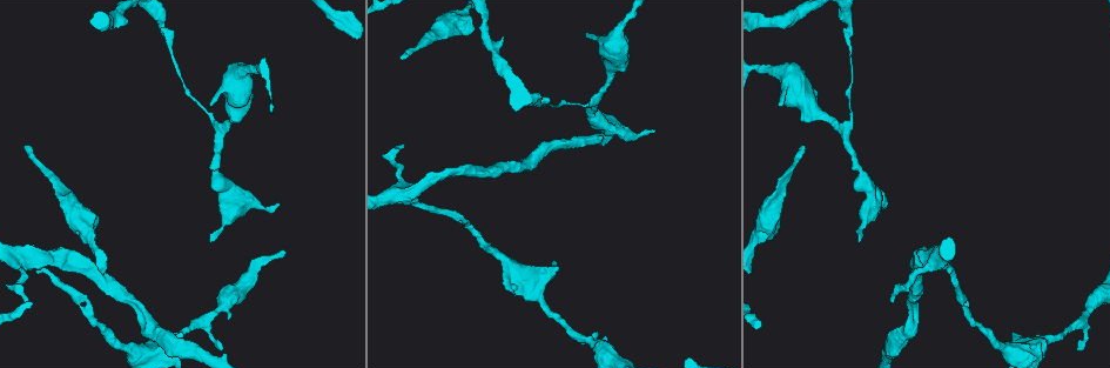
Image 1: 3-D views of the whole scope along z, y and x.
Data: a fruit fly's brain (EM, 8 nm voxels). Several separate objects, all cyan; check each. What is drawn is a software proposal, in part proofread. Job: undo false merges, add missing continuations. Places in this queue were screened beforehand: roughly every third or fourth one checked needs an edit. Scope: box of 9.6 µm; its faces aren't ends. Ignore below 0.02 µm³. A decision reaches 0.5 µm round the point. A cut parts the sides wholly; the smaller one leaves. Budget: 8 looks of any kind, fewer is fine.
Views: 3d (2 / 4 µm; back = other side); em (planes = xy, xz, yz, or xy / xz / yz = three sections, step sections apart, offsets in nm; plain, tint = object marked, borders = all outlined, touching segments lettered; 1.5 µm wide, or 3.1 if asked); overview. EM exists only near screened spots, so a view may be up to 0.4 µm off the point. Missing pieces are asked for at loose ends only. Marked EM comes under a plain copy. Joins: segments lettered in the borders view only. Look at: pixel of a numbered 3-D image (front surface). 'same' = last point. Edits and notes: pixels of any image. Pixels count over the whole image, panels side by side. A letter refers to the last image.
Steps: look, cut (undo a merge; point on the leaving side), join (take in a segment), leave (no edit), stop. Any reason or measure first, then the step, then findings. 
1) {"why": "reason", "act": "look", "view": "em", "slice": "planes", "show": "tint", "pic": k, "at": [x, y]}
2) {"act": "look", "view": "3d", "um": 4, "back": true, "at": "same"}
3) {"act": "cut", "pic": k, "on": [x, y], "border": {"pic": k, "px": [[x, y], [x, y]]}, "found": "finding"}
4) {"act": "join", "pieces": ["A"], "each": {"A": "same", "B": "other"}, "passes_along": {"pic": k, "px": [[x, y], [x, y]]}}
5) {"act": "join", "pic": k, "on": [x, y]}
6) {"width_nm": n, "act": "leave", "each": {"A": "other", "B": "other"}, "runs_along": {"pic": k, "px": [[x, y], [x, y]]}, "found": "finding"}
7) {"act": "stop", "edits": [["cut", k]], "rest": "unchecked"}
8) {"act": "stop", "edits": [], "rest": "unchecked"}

{"why": "calibre changes", "act": "look", "view": "em", "slice": "xz", "step": 4, "show": "borders", "pic": 1, "at": [544, 101]}

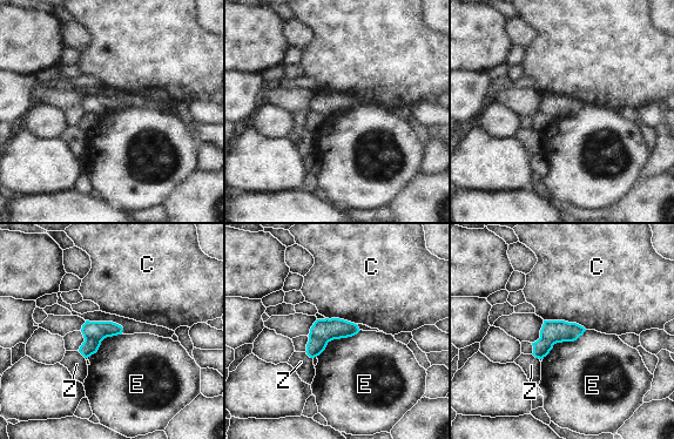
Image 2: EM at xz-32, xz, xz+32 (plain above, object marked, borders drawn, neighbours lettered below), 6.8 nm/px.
{"act": "cut", "pic": 2, "on": [315, 346], "each": {"C": "other", "E": "other", "Z": "other"}, "border": {"pic": 2, "px": [[309, 337], [328, 342]]}, "found": "two cells meet here"}

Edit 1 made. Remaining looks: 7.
{"act": "look", "view": "overview"}

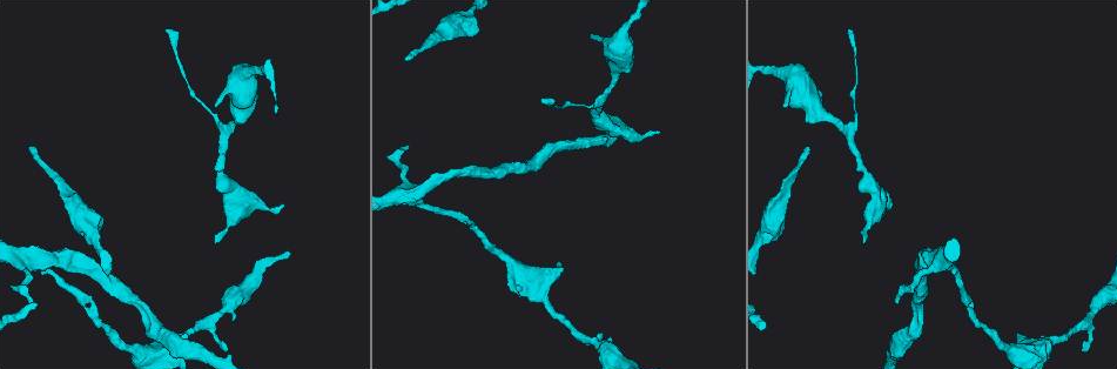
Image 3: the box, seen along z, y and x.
{"why": "branch stops here", "act": "look", "view": "em", "slice": "xy", "step": 8, "show": "tint", "pic": 3, "at": [658, 134]}

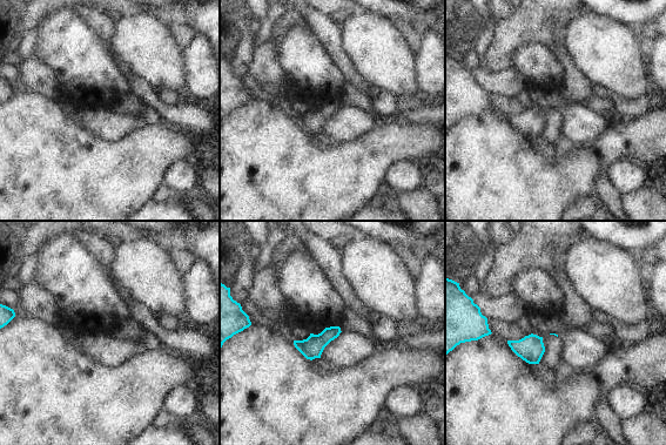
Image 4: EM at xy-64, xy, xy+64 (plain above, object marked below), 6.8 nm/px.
{"act": "look", "view": "em", "slice": "planes", "show": "borders", "at": "same"}

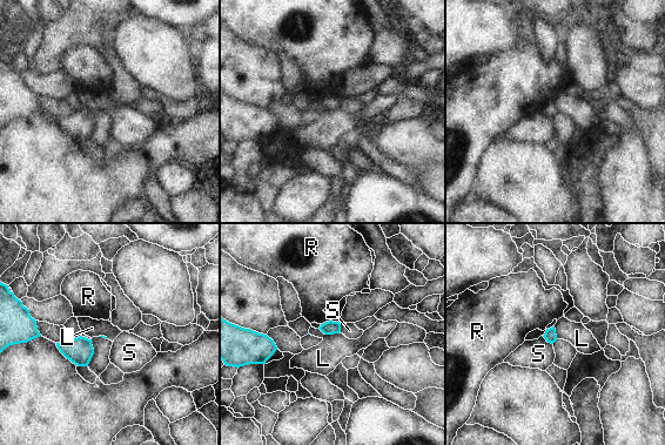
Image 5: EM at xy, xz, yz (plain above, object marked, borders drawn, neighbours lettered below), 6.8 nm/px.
{"act": "leave", "each": {"L": "other", "R": "other", "S": "other"}, "border": {"pic": 5, "px": [[318, 328], [324, 334], [340, 332]]}, "found": "none of them fits"}

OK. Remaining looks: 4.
{"why": "an open end", "act": "look", "view": "em", "slice": "xy", "step": 4, "show": "borders", "pic": 3, "at": [809, 148]}

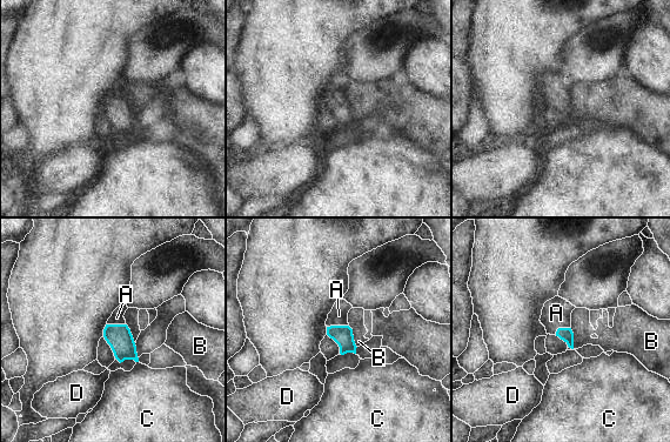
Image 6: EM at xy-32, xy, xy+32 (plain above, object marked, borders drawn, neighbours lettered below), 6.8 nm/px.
{"why": "cut it another way", "act": "look", "view": "em", "slice": "planes", "show": "borders", "at": "same"}

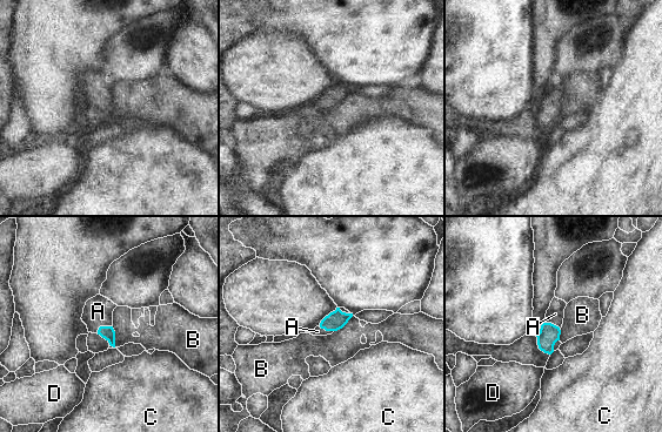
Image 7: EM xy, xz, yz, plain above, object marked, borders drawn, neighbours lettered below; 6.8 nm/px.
{"act": "join", "pieces": ["A"], "each": {"A": "same", "B": "other", "C": "other", "D": "other"}, "passes_along": {"pic": 7, "px": [[107, 332], [102, 326], [98, 311]]}, "found": "it goes on there"}

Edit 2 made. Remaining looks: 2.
{"act": "stop", "edits": [["cut", 2], ["join", 7]], "rest": "unchecked"}

